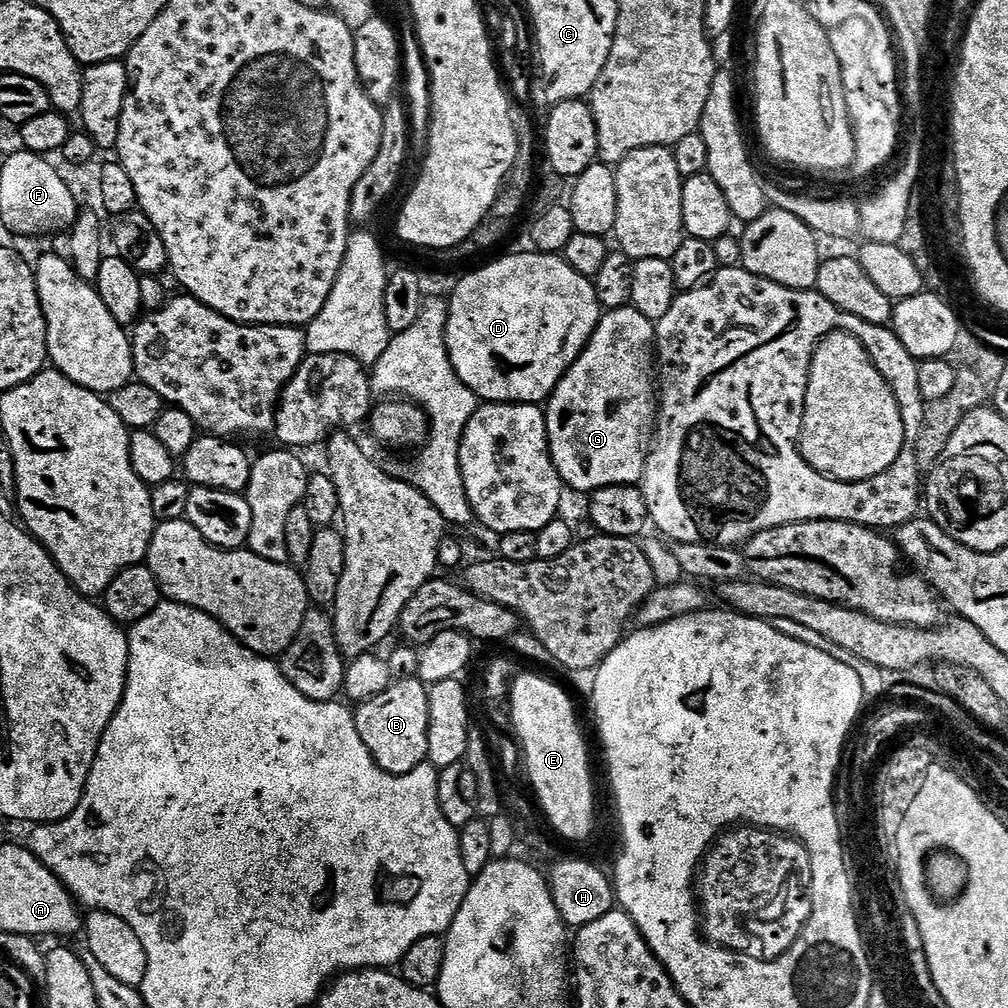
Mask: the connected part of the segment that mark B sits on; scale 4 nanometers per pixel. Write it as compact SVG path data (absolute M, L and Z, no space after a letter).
M419 678L404 680L401 684L393 683L384 693L380 693L370 700L361 703L354 712L356 725L366 742L366 746L372 751L372 756L380 765L396 776L405 776L407 772L413 772L421 764L428 760L430 750L430 738L428 731L431 726L431 704L429 685Z

